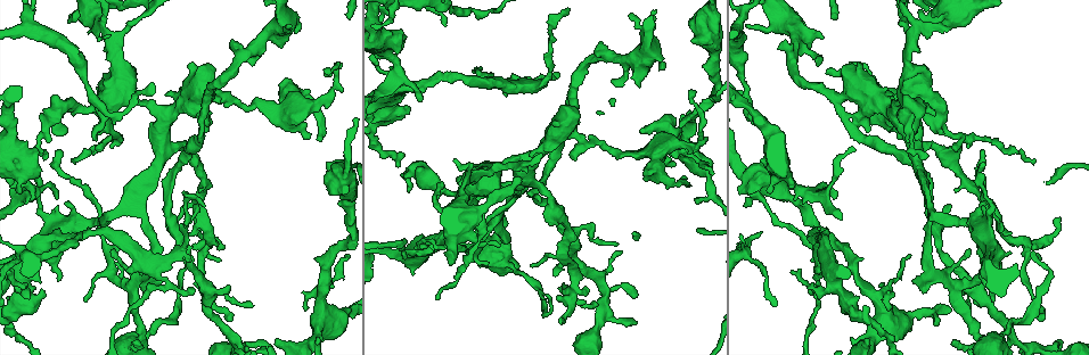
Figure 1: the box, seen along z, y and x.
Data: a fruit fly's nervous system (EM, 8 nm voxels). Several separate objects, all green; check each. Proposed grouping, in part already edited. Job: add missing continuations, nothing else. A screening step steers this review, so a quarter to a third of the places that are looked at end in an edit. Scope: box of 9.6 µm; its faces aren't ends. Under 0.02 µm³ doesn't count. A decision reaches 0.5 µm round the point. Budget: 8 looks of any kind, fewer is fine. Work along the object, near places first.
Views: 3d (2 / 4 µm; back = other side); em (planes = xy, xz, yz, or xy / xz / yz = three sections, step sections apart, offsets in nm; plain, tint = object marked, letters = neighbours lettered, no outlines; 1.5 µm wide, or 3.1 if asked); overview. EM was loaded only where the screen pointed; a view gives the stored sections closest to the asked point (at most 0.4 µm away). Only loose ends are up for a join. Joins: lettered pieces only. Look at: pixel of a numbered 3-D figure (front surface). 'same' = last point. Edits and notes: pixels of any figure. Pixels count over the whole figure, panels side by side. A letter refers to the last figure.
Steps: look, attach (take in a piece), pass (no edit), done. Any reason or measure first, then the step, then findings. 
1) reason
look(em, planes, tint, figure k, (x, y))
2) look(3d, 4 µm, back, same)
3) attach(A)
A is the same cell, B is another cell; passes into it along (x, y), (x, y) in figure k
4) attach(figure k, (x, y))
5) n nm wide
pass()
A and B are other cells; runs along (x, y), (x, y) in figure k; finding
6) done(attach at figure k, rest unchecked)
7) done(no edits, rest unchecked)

free end
look(3d, 2 µm, figure 1, (552, 224))

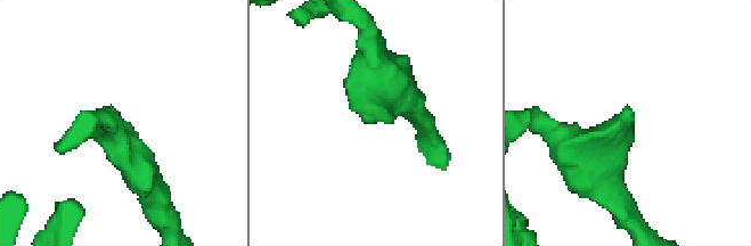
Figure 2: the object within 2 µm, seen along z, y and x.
arms of 170, 220 nm
look(em, planes, tint, figure 2, (631, 117))

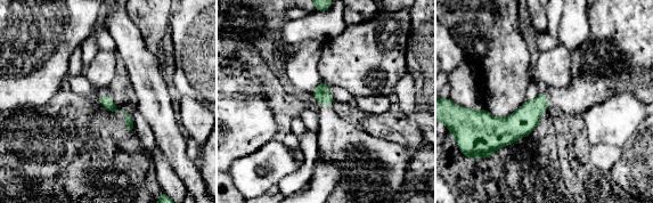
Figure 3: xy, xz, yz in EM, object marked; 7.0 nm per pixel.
see the neighbours
look(em, planes, letters, same)

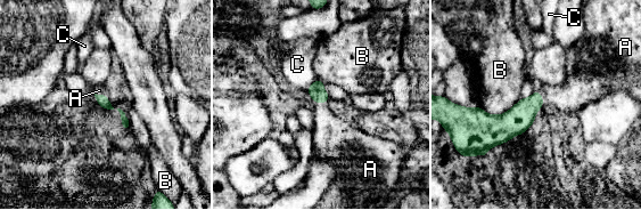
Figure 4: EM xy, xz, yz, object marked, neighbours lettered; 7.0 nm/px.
attach(A)
A is the same cell, B and C are other cells; passes into it along (103, 101), (100, 95), (99, 90) in figure 4; it goes on there

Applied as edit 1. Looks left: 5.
tapers out
look(em, planes, letters, figure 1, (121, 277))

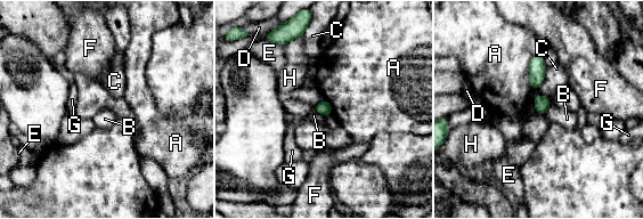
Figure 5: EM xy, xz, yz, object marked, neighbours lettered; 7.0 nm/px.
pass()
A, B, C, D, E, F, G and H are other cells; border along (314, 106), (324, 116) in figure 5; none of them fits

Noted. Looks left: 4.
look(em, 3.1 µm, planes, letters, figure 1, (81, 231))

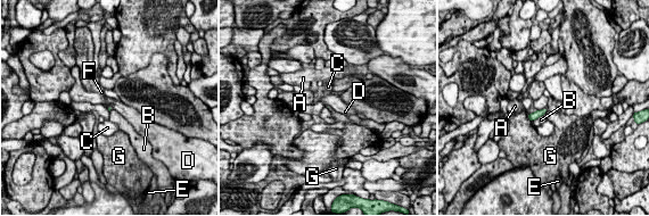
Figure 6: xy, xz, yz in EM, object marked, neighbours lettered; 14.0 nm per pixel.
pass()
A, B, C, D, E, F and G are other cells; no lettered piece goes on from it

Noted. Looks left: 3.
done(attach at figure 4, rest unchecked)

